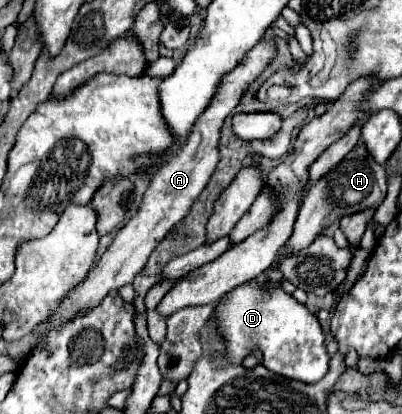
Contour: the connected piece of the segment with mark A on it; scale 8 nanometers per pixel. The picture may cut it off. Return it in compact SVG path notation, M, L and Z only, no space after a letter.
M264 36L254 48L250 48L246 52L246 56L236 64L234 70L230 70L228 74L222 76L220 86L216 90L216 94L212 96L212 102L208 104L208 108L200 114L200 118L196 120L196 126L192 128L188 140L184 142L184 146L180 146L180 150L174 152L172 160L164 162L154 174L152 174L152 182L150 188L144 194L142 206L138 210L138 214L114 236L112 244L108 246L108 250L102 254L98 266L94 266L88 274L88 278L84 282L80 282L78 286L74 286L58 304L58 308L48 316L48 320L44 322L44 326L40 328L36 340L32 342L30 352L20 356L20 362L26 362L32 356L34 348L40 348L46 338L48 332L58 330L60 326L64 326L66 322L78 318L80 314L86 314L88 310L96 308L104 296L108 296L108 292L118 290L120 286L128 284L134 280L134 276L146 266L150 252L164 240L164 236L168 234L168 230L180 222L180 218L184 218L184 214L190 210L192 202L198 198L198 194L204 190L204 186L208 184L212 172L216 170L216 164L220 160L220 152L218 152L218 142L220 142L220 130L222 124L226 120L226 116L240 104L244 92L248 90L248 86L264 72L264 68L274 60L276 56L276 42L274 36Z

